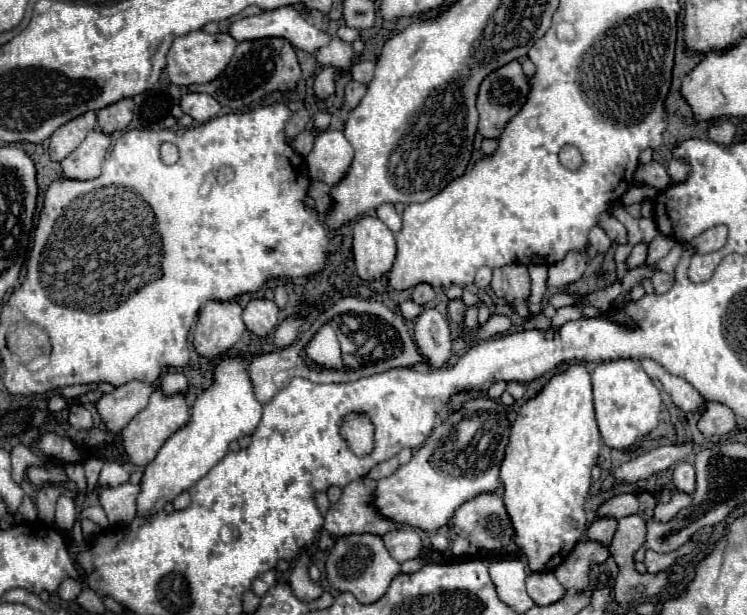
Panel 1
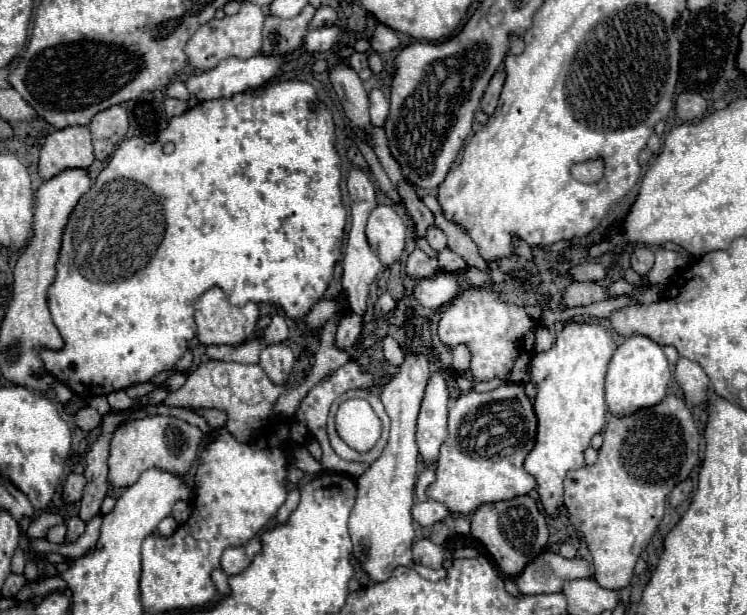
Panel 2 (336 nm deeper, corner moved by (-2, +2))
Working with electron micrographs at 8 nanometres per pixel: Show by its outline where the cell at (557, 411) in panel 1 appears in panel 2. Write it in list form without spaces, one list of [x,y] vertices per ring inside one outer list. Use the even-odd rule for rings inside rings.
[[[569,321],[557,335],[555,345],[549,351],[537,353],[531,361],[533,381],[539,385],[533,401],[539,429],[525,469],[537,479],[537,491],[549,515],[555,515],[563,503],[563,479],[567,471],[585,465],[583,451],[589,447],[591,437],[601,433],[607,423],[603,383],[613,351],[613,329],[597,323]]]

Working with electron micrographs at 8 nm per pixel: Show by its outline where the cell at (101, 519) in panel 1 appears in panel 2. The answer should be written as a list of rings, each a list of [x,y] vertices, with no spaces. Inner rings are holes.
[[[45,513],[45,515],[39,515],[27,529],[27,539],[41,539],[45,537],[47,529],[53,527],[53,525],[59,525],[63,519],[59,515],[53,515],[53,513]]]

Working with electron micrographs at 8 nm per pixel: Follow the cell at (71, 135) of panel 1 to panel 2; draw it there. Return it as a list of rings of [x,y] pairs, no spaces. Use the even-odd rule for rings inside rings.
[[[87,127],[59,129],[53,131],[41,147],[39,177],[47,181],[65,169],[89,169],[93,161],[95,155]]]

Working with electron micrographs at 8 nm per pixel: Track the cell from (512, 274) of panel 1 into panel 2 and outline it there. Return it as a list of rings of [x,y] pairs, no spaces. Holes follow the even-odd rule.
[[[583,263],[583,265],[575,265],[569,275],[575,281],[599,281],[607,275],[607,269],[599,263]]]

